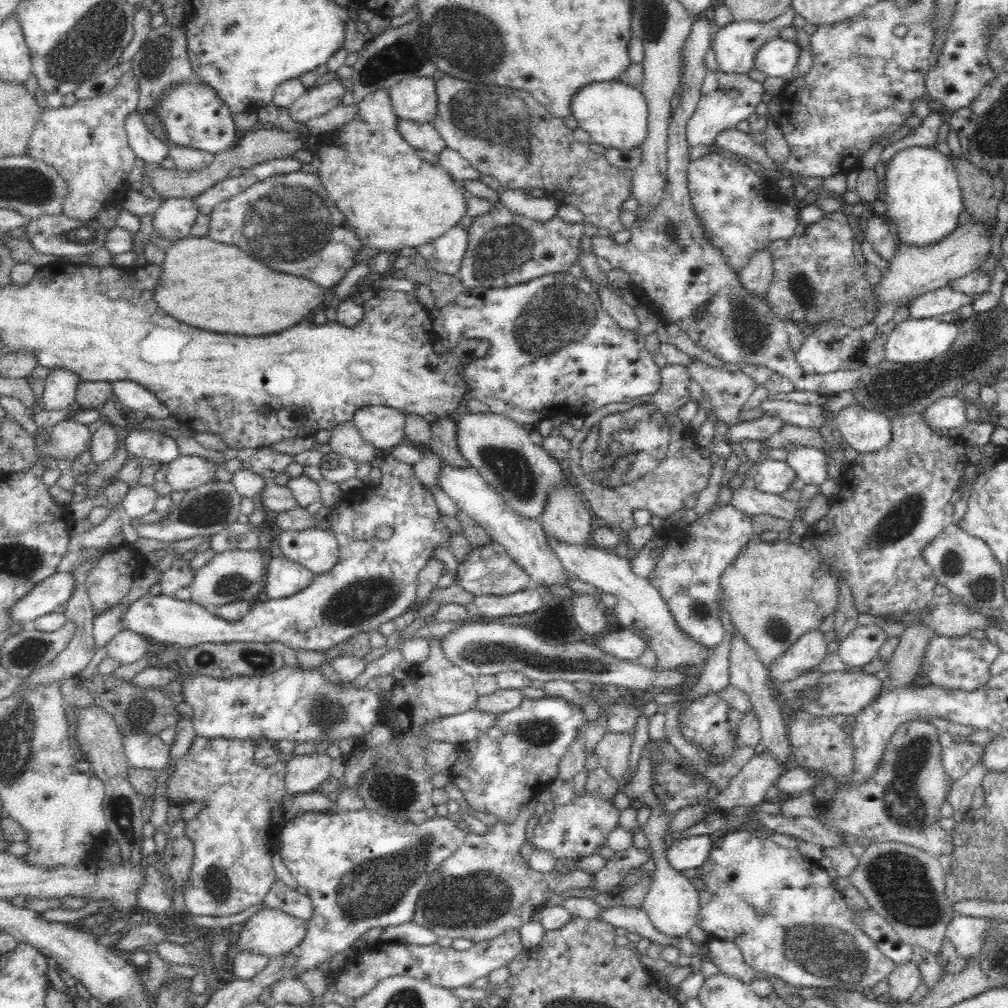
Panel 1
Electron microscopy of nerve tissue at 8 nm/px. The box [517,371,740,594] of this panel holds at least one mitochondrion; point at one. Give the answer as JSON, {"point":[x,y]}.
{"point":[620,449]}

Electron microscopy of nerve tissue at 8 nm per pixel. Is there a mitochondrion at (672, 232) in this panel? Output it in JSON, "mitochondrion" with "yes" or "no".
{"mitochondrion":"yes"}

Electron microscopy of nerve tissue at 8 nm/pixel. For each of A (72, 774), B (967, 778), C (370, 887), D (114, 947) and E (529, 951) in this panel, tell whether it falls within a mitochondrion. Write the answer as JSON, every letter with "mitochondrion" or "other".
{"A":"other","B":"other","C":"mitochondrion","D":"other","E":"other"}

